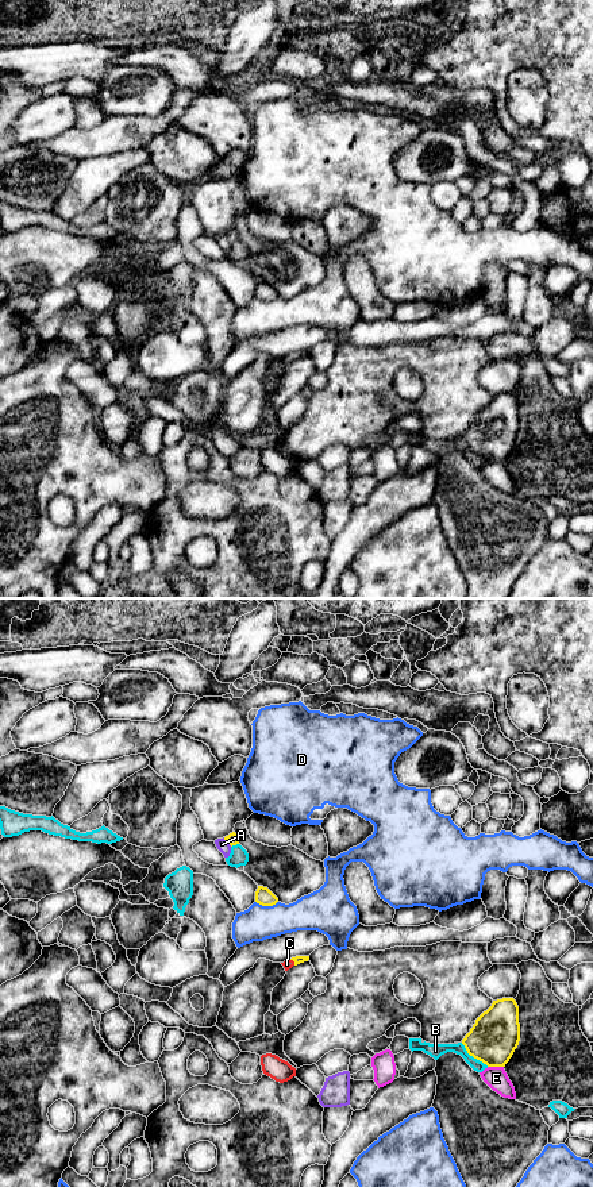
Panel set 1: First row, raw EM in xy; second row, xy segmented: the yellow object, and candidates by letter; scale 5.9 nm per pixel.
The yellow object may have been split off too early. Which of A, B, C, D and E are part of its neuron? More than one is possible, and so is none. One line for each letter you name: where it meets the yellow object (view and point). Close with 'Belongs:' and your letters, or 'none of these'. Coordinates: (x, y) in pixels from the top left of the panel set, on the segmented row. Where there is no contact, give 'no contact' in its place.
C: xy (293, 960)
Belongs: C

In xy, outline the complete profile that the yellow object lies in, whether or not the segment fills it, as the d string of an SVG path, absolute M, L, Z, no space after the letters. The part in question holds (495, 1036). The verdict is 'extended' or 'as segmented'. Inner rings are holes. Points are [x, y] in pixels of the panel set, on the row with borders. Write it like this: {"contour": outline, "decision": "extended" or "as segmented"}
{"contour": "M513 998L493 1001L462 1040L467 1053L488 1067L505 1067L520 1041L519 1006Z", "decision": "as segmented"}

